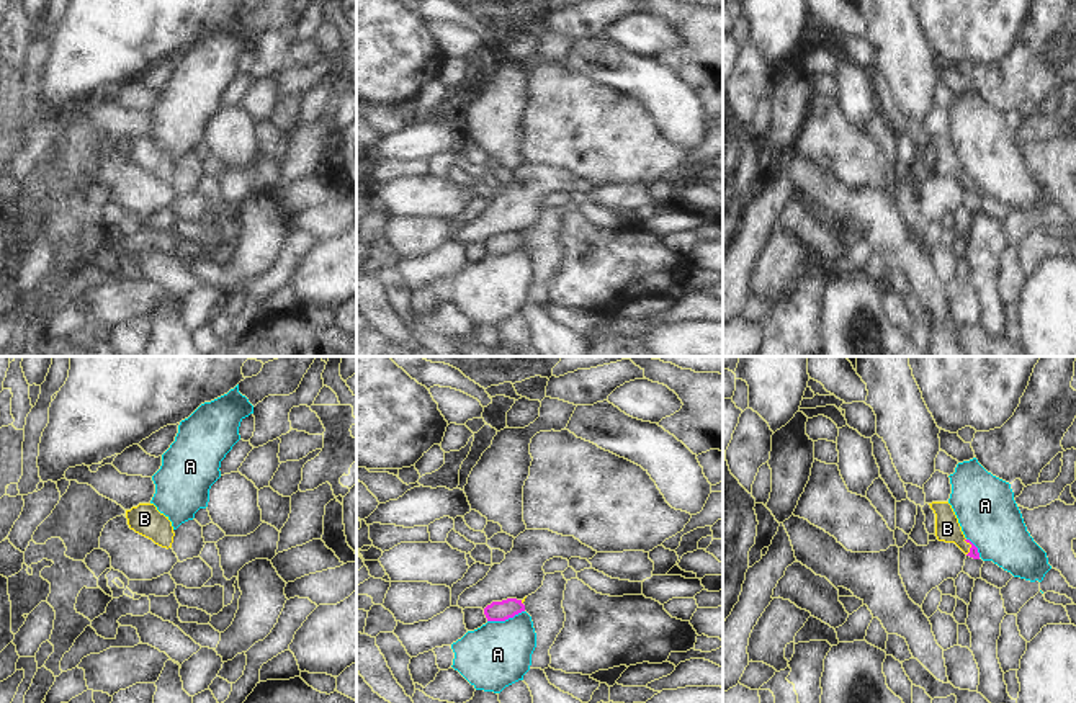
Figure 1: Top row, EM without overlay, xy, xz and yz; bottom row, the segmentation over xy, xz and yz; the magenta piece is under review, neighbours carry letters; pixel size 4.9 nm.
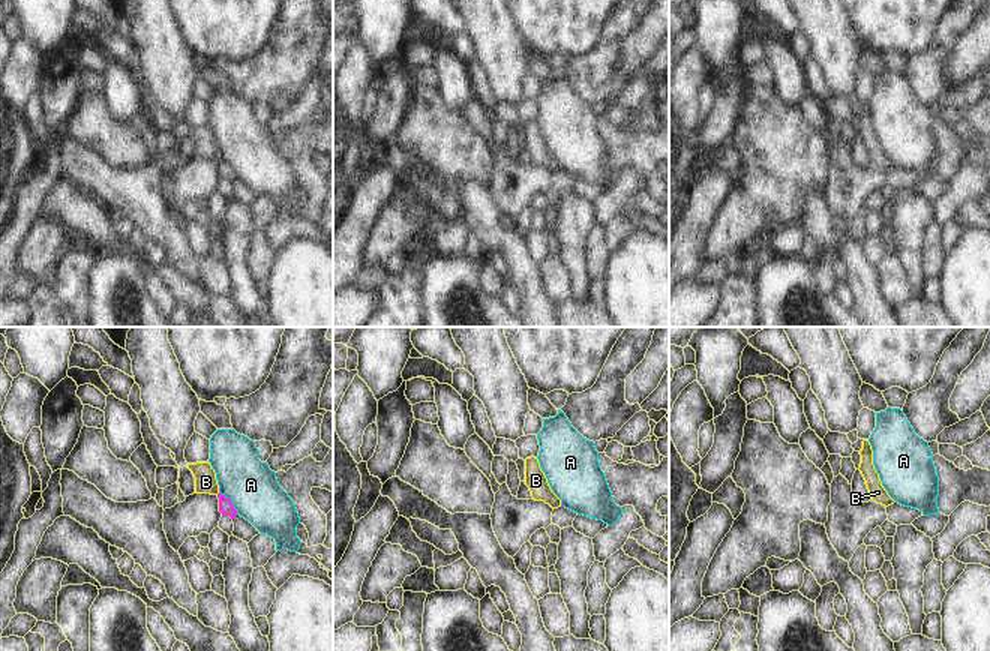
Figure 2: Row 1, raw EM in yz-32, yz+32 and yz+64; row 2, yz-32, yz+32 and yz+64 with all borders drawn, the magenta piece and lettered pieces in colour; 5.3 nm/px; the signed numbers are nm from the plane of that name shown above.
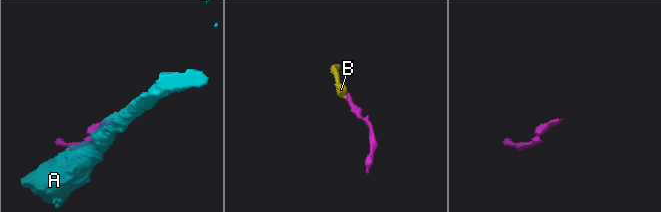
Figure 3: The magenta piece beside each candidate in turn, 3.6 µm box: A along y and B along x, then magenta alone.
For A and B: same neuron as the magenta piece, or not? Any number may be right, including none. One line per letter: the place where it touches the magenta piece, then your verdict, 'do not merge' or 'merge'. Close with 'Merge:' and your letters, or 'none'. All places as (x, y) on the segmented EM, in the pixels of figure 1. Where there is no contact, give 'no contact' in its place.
A: xz (506, 618) | do not merge
B: yz (972, 546) | merge
Merge: B

